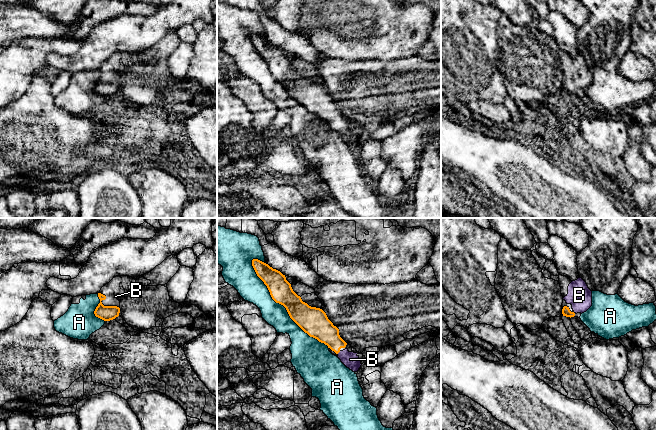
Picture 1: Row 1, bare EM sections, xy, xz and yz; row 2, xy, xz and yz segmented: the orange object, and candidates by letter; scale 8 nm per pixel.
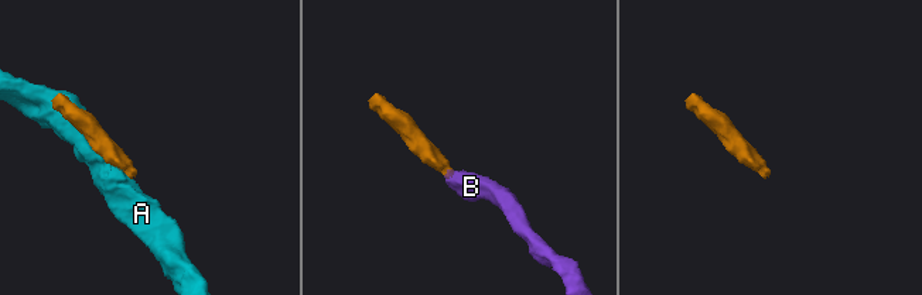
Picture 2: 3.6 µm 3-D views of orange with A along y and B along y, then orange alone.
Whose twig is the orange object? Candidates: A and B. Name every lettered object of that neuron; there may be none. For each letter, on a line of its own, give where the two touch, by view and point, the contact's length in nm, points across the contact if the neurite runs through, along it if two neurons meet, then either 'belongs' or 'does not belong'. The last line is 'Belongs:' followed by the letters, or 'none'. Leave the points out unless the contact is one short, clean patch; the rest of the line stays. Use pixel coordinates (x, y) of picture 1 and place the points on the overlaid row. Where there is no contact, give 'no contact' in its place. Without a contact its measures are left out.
A: meets orange in xz at (283, 305); contact 950 nm long; does not belong
B: meets orange in xz at (338, 352); contact 40 nm long; runs through xz (320, 327), (333, 340), (338, 352), (350, 359); belongs
Belongs: B

